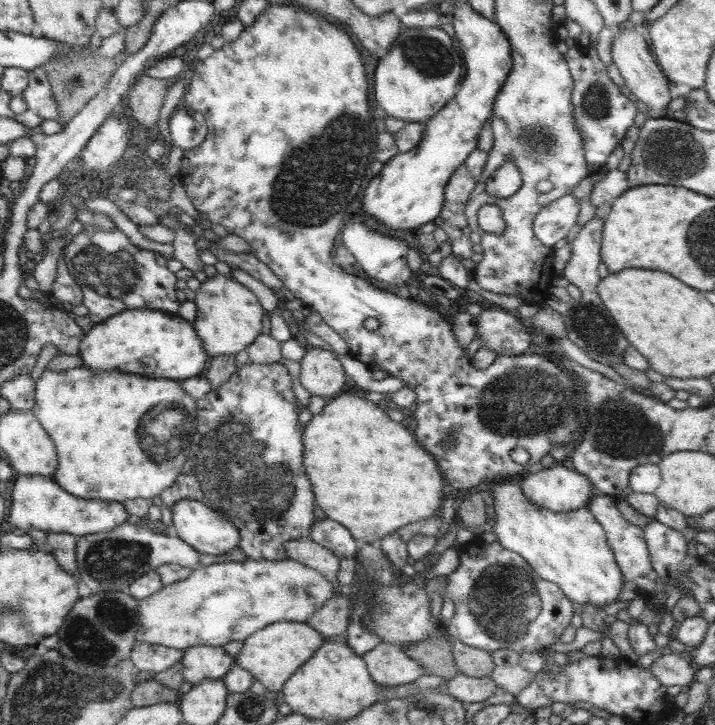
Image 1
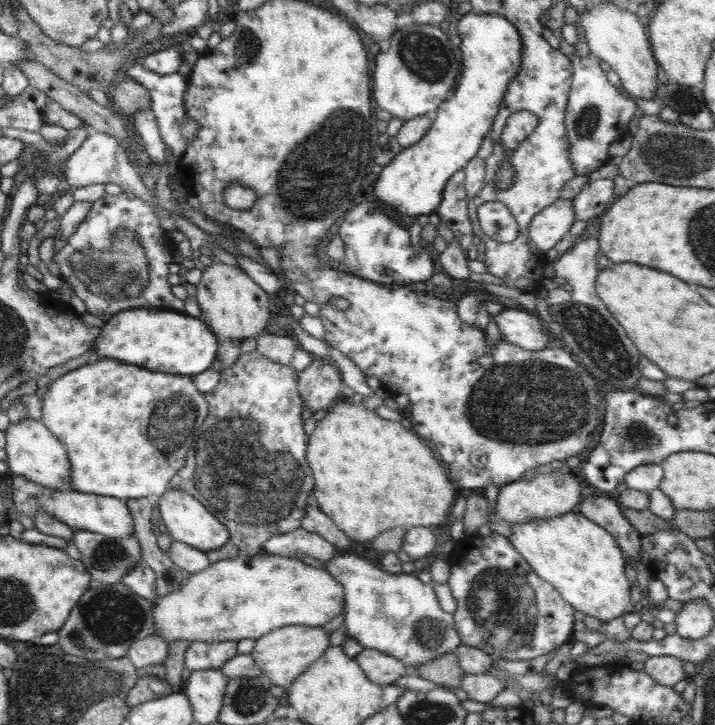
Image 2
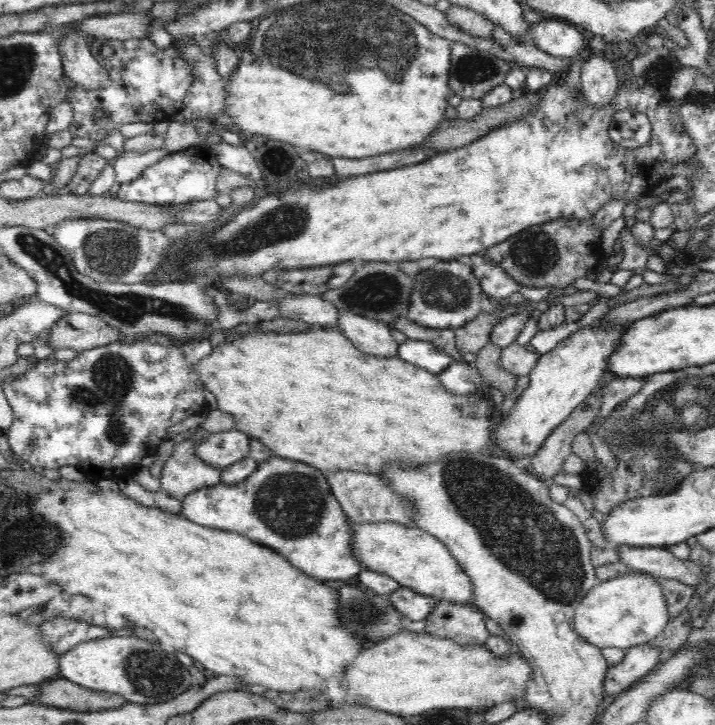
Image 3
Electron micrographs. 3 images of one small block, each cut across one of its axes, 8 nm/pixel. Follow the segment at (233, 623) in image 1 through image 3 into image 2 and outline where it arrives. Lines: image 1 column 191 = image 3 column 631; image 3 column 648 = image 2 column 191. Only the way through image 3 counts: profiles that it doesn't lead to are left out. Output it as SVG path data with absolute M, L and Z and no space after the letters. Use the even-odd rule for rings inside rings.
M239 554L236 558L209 563L202 572L194 573L187 583L153 602L154 634L167 643L172 641L239 641L258 640L271 630L288 625L321 627L345 610L345 592L328 571L306 565L300 559L270 555Z

